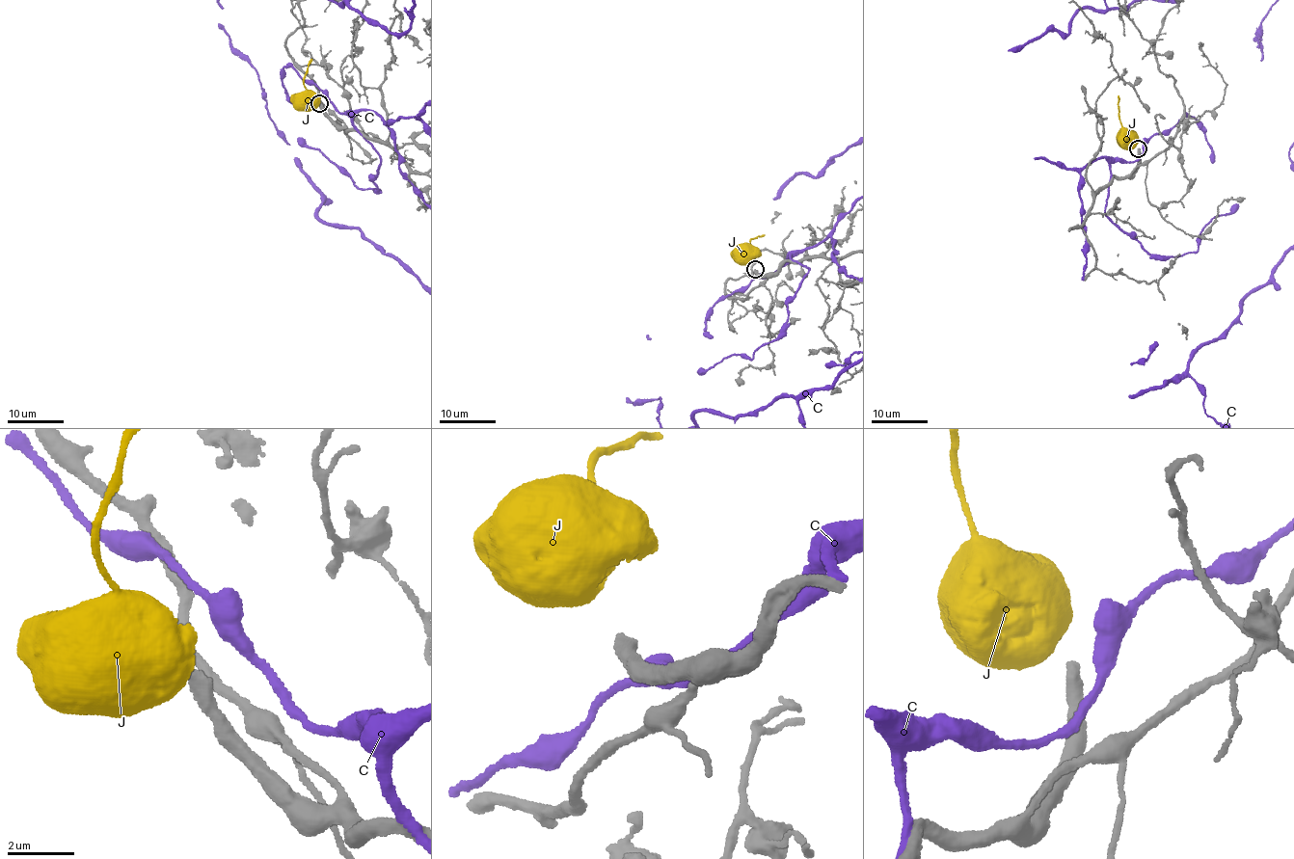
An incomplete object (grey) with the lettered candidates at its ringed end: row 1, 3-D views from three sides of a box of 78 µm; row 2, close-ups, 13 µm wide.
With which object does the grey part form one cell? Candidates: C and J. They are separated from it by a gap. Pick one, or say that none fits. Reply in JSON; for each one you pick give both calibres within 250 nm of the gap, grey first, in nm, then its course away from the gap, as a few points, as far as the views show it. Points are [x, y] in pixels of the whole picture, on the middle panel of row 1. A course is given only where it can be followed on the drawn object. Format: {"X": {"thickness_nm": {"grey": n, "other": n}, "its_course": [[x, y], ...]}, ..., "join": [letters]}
{"join": []}

